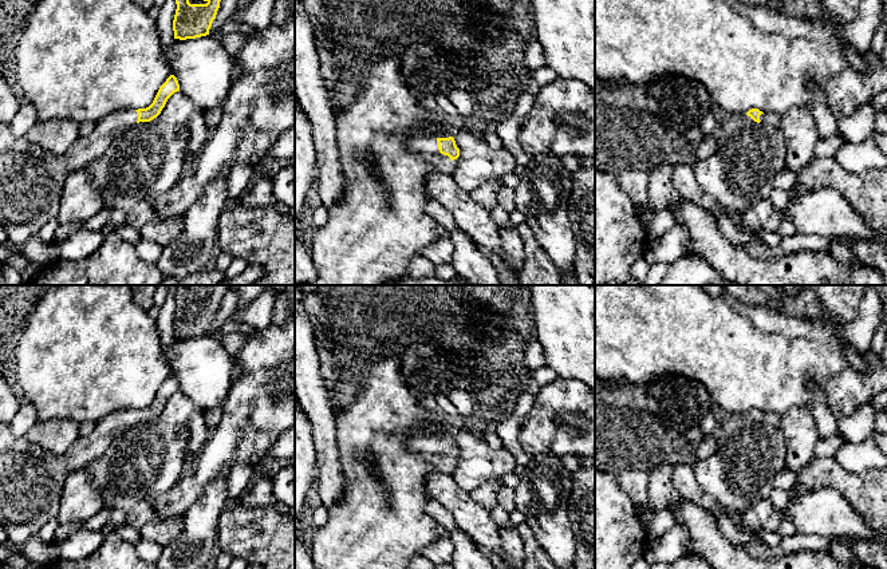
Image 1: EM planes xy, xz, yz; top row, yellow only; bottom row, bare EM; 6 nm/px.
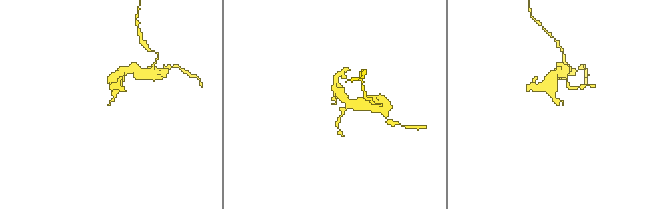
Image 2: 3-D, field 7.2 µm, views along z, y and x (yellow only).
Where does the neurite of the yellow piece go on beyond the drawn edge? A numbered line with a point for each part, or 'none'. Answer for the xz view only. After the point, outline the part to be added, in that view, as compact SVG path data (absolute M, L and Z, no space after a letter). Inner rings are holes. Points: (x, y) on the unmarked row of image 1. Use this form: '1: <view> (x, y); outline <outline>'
1: xz (428, 447); outline M418 436L407 440L406 447L415 454L422 455L427 462L433 463L439 471L452 474L453 462L448 455L444 455L438 450L438 442L435 438Z

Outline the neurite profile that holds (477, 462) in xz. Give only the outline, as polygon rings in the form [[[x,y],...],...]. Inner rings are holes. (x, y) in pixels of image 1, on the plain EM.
[[[452,419],[437,422],[425,430],[425,436],[454,438],[460,457],[452,461],[452,475],[468,493],[490,478],[502,478],[516,470],[517,462],[505,449],[492,449],[484,439],[477,438]]]

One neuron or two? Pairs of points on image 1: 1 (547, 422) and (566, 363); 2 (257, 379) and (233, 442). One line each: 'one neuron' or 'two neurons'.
1: two neurons
2: one neuron

